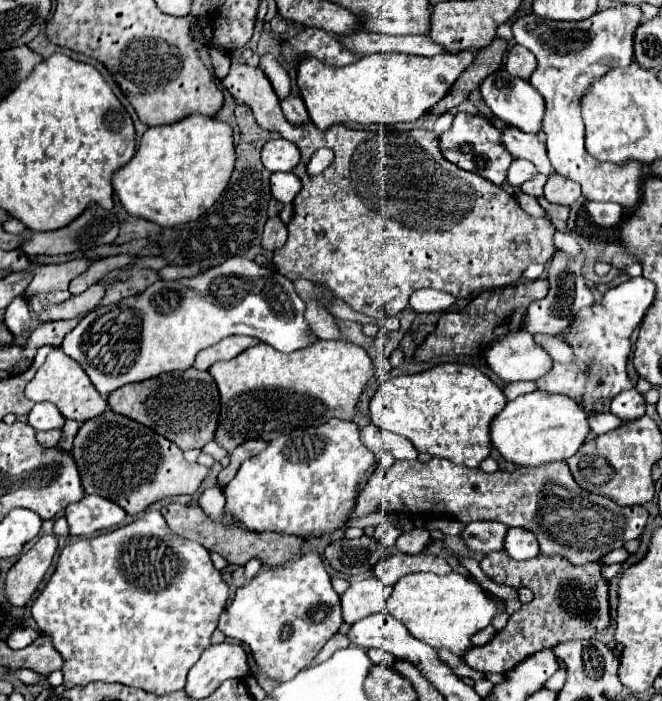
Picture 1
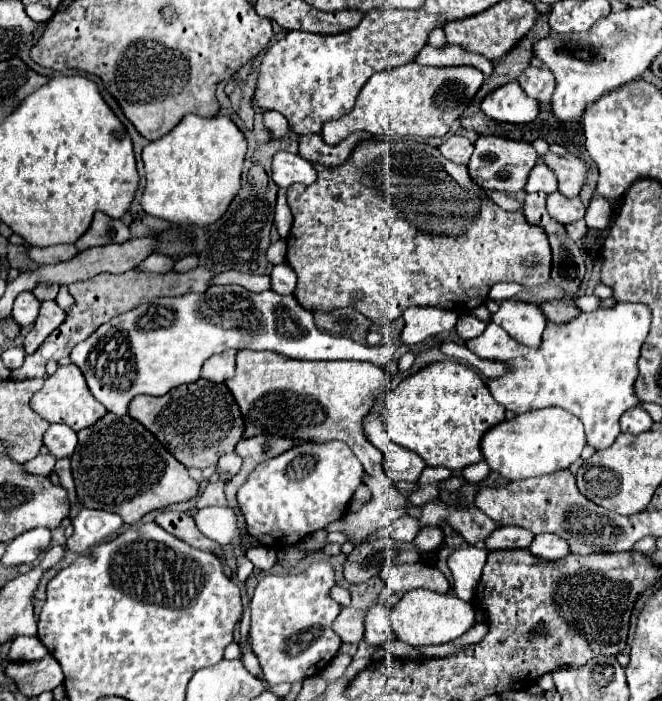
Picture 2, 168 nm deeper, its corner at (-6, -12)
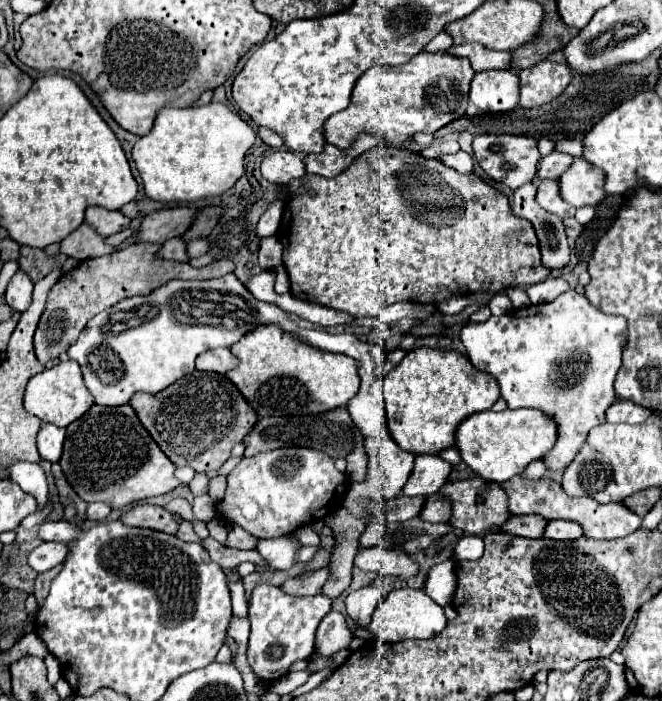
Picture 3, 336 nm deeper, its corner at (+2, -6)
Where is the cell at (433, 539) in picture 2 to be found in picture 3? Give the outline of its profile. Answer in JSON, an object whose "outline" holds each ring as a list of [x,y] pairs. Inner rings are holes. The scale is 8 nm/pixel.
{"outline":[[[431,494],[425,502],[421,518],[427,522],[447,522],[451,518],[449,498],[441,498],[441,494]]]}

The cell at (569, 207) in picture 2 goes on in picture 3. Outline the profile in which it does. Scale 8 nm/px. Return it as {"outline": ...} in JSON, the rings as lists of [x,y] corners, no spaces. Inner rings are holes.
{"outline":[[[549,178],[549,180],[537,180],[537,194],[535,194],[535,200],[537,204],[559,216],[559,218],[567,218],[567,216],[575,216],[575,208],[569,206],[563,198],[561,198],[561,192],[559,192],[559,186],[557,186],[557,180]]]}

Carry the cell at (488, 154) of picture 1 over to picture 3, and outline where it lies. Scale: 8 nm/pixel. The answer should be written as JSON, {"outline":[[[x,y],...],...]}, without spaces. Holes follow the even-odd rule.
{"outline":[[[483,134],[483,136],[475,136],[473,140],[473,152],[477,162],[481,164],[481,168],[497,182],[503,182],[509,188],[519,188],[527,182],[533,182],[535,174],[537,174],[537,162],[541,160],[539,148],[537,148],[537,140],[531,136],[511,136],[511,134],[501,134],[501,136],[493,136],[493,134]]]}

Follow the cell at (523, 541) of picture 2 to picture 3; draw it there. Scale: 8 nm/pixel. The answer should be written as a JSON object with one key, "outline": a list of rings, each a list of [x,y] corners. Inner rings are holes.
{"outline":[[[523,514],[523,516],[511,516],[501,530],[509,532],[513,536],[525,536],[525,538],[541,538],[545,532],[545,526],[549,524],[547,518],[541,518],[539,514]]]}

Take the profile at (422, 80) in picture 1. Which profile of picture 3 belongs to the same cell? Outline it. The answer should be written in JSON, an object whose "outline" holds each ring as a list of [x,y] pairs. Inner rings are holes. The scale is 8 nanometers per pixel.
{"outline":[[[421,52],[403,66],[381,66],[367,70],[355,84],[351,104],[325,122],[329,144],[345,150],[357,134],[377,134],[385,146],[405,148],[417,132],[435,134],[449,122],[465,116],[469,84],[475,70],[467,58],[449,52]]]}

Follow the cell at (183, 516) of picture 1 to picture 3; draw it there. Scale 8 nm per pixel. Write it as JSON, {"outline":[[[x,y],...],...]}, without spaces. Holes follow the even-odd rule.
{"outline":[[[137,504],[129,512],[121,516],[121,522],[131,528],[149,528],[149,530],[159,530],[167,534],[177,532],[177,520],[173,514],[163,510],[161,506],[153,504]]]}

